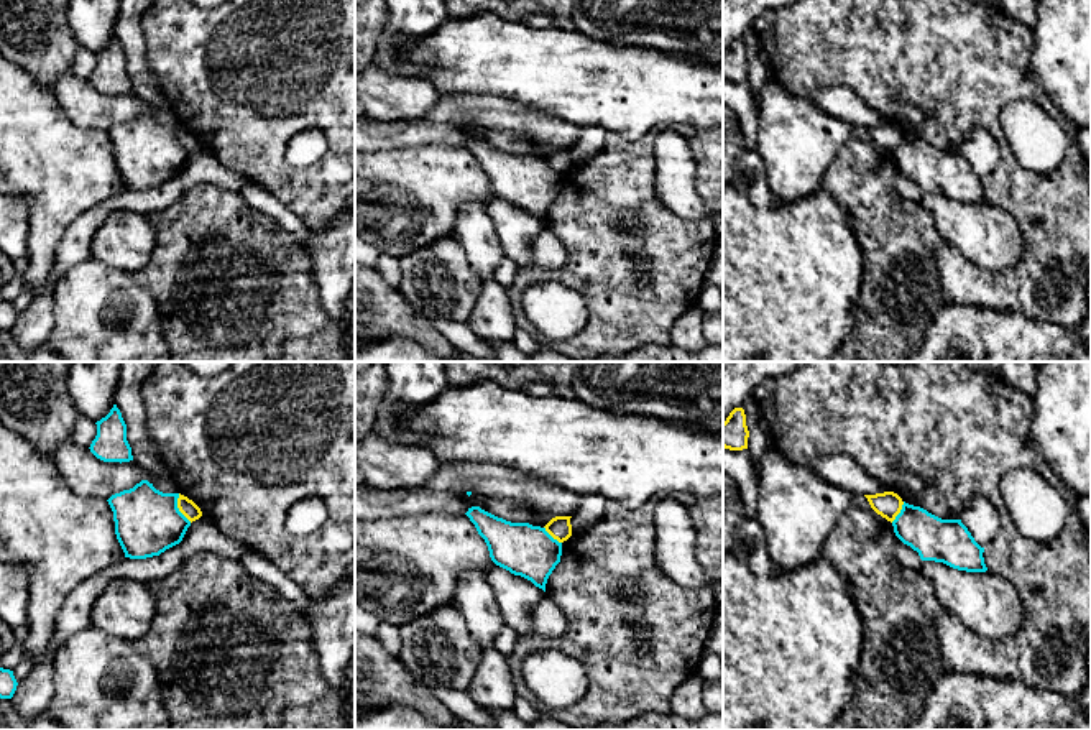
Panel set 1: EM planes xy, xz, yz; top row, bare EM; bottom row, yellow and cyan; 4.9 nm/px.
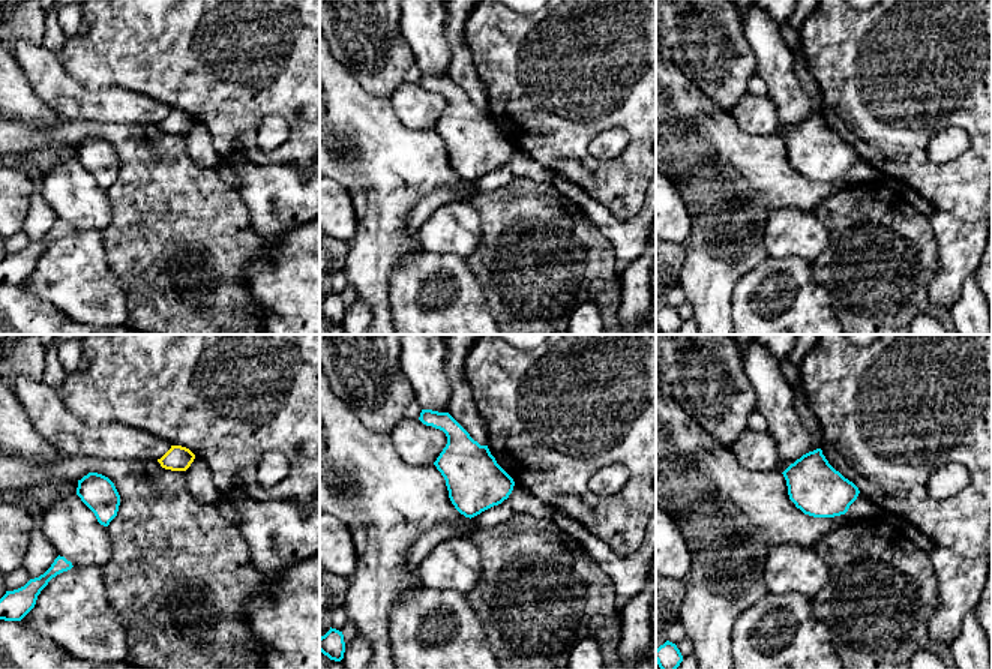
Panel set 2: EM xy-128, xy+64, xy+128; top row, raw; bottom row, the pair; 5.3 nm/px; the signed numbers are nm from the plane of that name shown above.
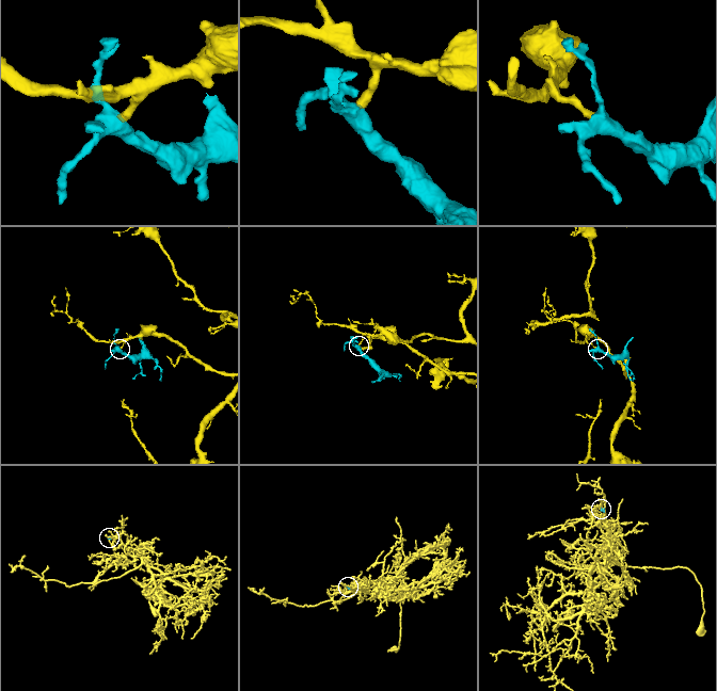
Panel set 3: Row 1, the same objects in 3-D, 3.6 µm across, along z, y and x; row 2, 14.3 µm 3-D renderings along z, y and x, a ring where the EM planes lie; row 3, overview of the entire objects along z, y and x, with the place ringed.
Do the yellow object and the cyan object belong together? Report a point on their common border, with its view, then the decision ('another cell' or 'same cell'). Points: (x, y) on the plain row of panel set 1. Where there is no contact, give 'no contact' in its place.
xy (178, 138) | another cell

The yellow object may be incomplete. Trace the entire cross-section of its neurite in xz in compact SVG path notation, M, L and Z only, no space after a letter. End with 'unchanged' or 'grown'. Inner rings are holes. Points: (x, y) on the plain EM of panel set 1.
M555 148L544 159L559 174L567 173L572 168L572 148Z; unchanged

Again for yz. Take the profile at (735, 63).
M734 39L723 54L723 79L730 82L748 81L749 62L743 39Z; unchanged

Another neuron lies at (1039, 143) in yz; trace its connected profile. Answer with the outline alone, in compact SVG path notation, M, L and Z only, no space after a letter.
M1029 100L1007 104L1001 112L1001 123L1022 168L1042 174L1061 164L1068 136L1037 104Z

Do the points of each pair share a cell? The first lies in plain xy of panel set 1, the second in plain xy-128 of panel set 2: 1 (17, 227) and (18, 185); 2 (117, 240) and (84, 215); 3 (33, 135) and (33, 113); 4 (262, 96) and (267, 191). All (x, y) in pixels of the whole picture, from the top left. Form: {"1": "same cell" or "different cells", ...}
{"1": "same cell", "2": "same cell", "3": "same cell", "4": "different cells"}

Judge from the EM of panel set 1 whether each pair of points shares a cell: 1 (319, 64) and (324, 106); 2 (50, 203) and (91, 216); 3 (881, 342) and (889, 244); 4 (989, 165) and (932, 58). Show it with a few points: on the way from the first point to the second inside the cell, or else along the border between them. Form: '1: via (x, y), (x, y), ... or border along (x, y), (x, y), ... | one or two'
1: via (324, 74), (324, 96) | one
2: border along (117, 193), (86, 209), (66, 229), (59, 242) | two
3: via (881, 318), (881, 288), (889, 268) | one
4: border along (960, 147), (975, 129), (985, 129), (1001, 155) | two

